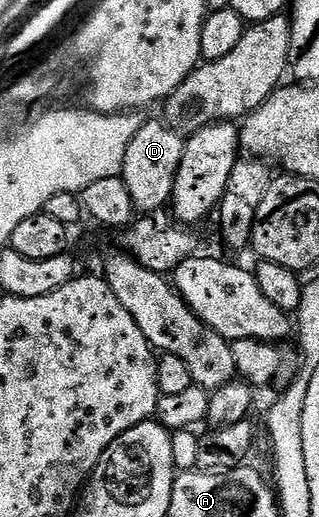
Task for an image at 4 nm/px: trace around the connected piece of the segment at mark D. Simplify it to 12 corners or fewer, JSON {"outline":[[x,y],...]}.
{"outline":[[142,122],[120,174],[134,212],[170,206],[185,139]]}

